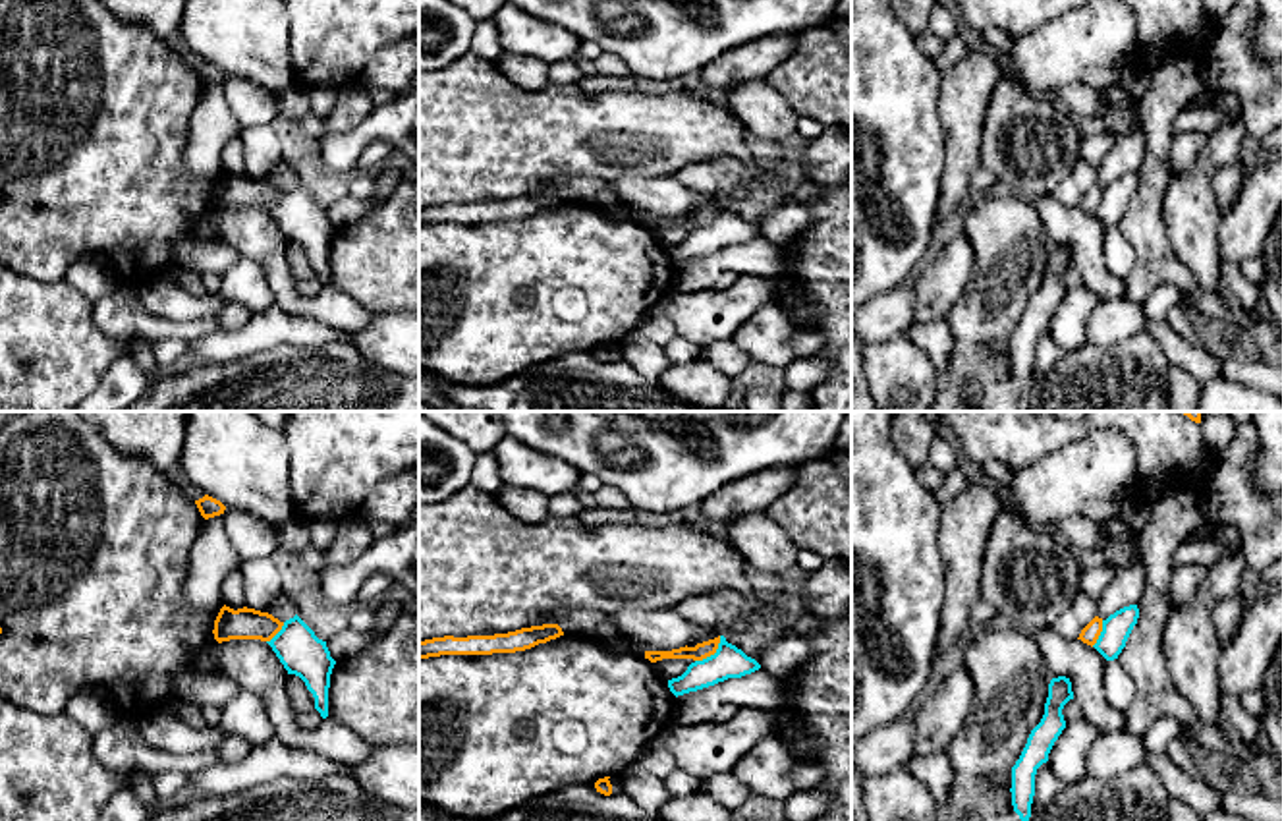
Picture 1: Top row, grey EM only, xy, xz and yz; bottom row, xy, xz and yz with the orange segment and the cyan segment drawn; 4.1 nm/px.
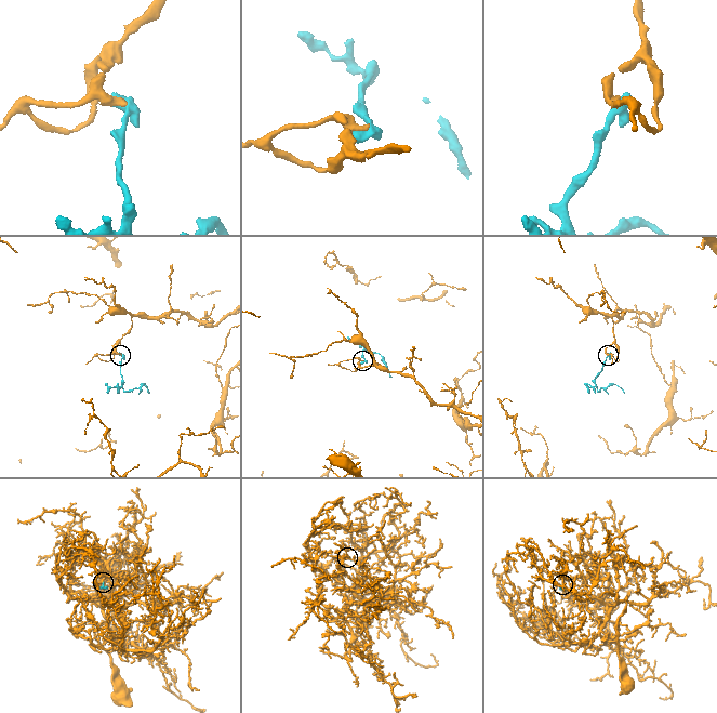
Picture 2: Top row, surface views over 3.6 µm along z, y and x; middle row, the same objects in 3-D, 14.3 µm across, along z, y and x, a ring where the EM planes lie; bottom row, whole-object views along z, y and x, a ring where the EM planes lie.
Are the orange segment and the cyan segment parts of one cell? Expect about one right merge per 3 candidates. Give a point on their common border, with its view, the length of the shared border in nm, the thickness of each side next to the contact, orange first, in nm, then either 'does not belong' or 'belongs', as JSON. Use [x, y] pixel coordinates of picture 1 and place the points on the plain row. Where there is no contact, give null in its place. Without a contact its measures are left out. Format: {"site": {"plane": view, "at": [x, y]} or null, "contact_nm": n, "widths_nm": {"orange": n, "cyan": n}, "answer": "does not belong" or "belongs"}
{"site": {"plane": "xz", "at": [713, 221]}, "contact_nm": 160, "widths_nm": {"orange": 70, "cyan": 140}, "answer": "does not belong"}

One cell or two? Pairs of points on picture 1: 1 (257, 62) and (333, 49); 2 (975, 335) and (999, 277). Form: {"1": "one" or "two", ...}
{"1": "two", "2": "one"}

